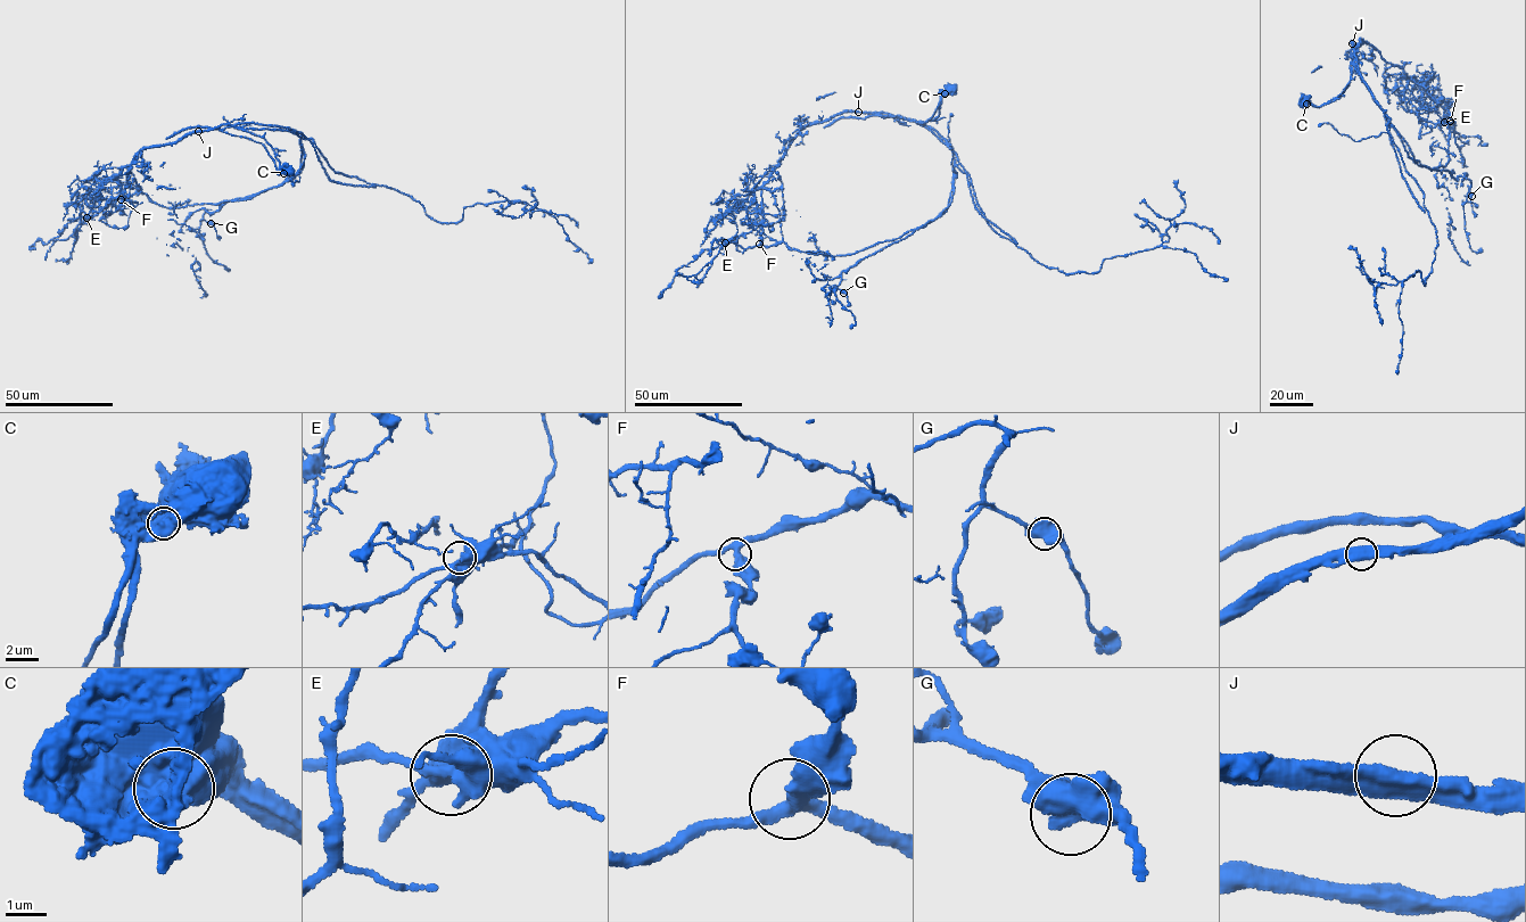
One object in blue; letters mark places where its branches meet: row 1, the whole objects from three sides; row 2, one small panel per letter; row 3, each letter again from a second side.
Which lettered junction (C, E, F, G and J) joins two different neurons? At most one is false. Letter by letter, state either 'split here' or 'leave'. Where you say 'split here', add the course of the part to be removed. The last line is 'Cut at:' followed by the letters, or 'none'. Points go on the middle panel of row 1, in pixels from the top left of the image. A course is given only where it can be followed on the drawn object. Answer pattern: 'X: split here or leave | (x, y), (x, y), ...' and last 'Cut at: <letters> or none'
C: split here | (945, 93), (923, 123), (881, 116), (945, 138), (951, 203), (839, 277), (810, 270), (825, 318)
E: leave
F: leave
G: leave
J: leave
Cut at: C

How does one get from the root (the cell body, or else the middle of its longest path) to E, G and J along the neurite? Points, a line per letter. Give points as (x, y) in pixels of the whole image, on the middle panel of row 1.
E: (950, 90), (931, 121), (847, 110), (806, 125), (761, 188), (762, 219), (725, 243)
G: (950, 90), (934, 120), (902, 118), (925, 126), (953, 153), (946, 210), (844, 270), (835, 288), (843, 293)
J: (950, 90), (941, 97), (939, 116), (931, 121), (858, 112)

